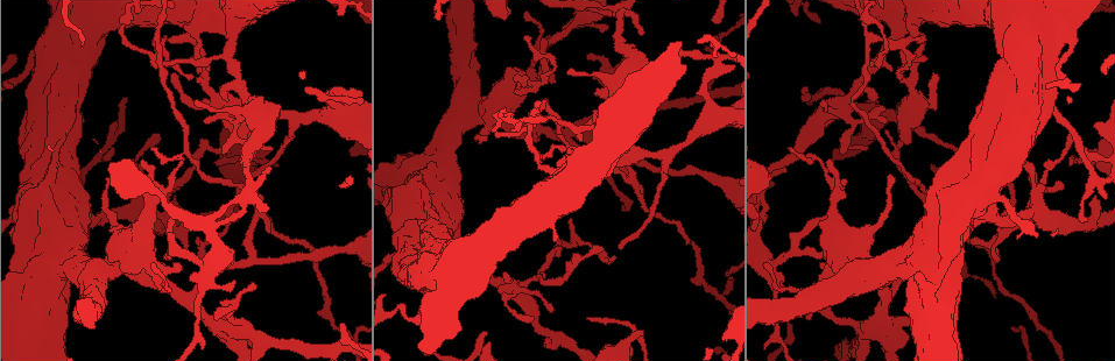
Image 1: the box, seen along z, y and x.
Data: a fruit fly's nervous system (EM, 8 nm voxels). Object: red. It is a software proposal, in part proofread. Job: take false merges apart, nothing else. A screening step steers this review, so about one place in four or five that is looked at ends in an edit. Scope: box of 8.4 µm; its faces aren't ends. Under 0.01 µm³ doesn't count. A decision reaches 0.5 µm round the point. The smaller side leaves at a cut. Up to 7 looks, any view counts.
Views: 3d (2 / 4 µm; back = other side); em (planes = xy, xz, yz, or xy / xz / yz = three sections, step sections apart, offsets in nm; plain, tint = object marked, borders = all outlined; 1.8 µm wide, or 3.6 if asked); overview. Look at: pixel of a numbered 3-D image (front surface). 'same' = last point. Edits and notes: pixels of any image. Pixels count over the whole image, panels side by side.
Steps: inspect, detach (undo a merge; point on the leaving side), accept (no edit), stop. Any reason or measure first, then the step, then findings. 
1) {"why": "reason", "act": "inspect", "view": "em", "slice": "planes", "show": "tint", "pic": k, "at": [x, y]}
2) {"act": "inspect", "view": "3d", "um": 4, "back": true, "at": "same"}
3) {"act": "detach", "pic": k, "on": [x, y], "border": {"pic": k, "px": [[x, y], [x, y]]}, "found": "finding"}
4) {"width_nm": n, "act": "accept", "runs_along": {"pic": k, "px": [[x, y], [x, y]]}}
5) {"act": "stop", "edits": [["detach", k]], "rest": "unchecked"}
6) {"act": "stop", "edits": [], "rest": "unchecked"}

{"why": "closes a loop", "act": "inspect", "view": "3d", "um": 2, "pic": 1, "at": [890, 46]}

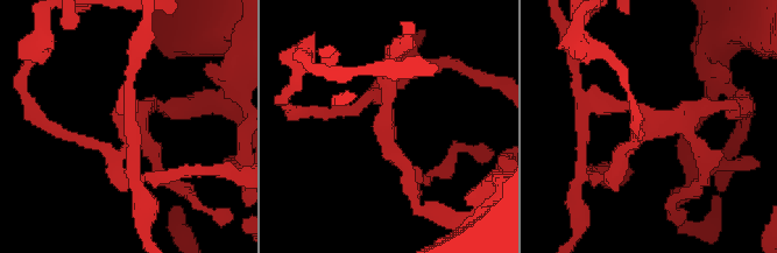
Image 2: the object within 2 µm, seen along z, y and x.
{"why": "shape alone is not enough", "act": "inspect", "view": "em", "slice": "planes", "show": "plain", "pic": 2, "at": [653, 124]}

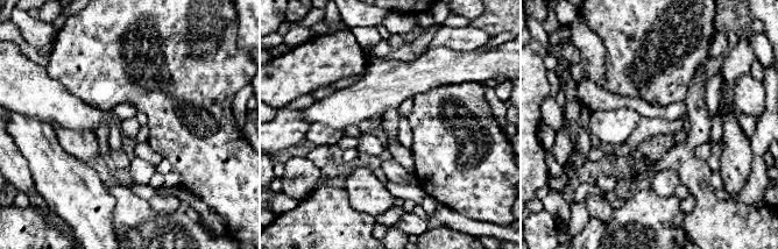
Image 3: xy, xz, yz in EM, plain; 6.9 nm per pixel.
{"act": "inspect", "view": "em", "slice": "planes", "show": "tint", "at": "same"}

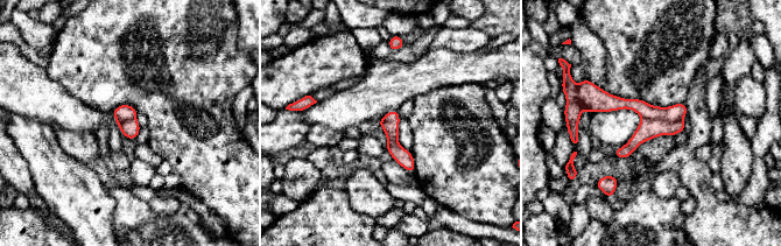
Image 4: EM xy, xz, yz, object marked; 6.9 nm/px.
{"act": "detach", "pic": 4, "on": [673, 113], "border": {"pic": 4, "px": [[642, 117], [668, 121], [682, 119]]}, "found": "a second cell is stuck on"}

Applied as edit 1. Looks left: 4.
{"why": "see it whole again", "act": "inspect", "view": "overview"}

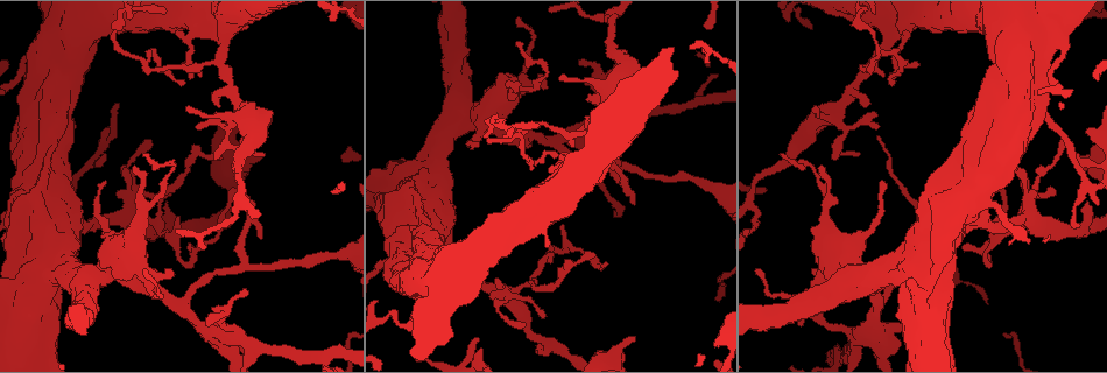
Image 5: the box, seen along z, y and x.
{"why": "calibre changes", "act": "inspect", "view": "em", "um": 3.6, "slice": "yz", "step": 16, "show": "tint", "pic": 5, "at": [98, 277]}

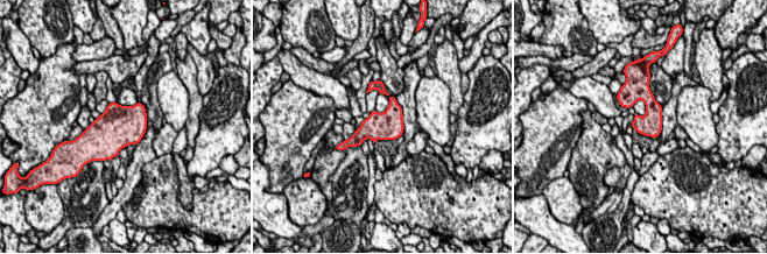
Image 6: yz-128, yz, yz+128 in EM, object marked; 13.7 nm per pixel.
{"act": "inspect", "view": "em", "um": 3.6, "slice": "planes", "show": "tint", "at": "same"}

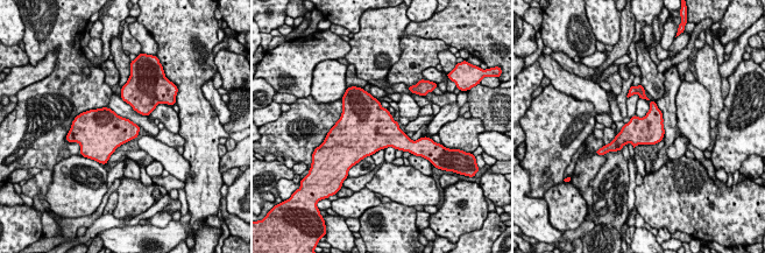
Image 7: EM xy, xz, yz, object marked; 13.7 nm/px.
{"act": "accept", "found": "continuous, no second cell"}

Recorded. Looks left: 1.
{"act": "stop", "edits": [["detach", 4]], "rest": "unchecked"}

